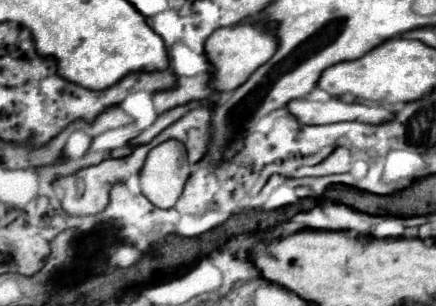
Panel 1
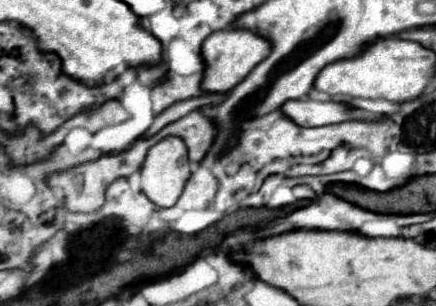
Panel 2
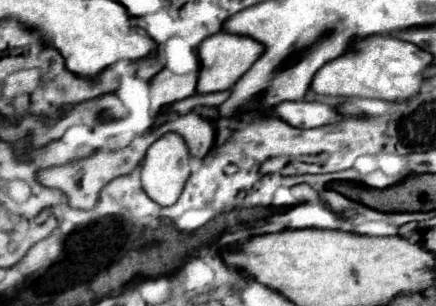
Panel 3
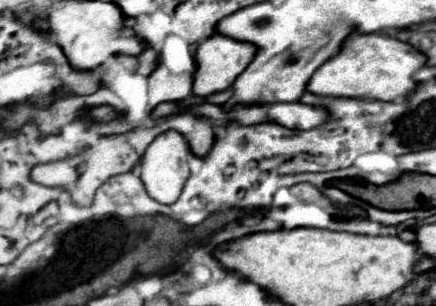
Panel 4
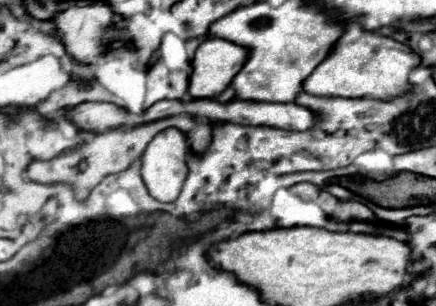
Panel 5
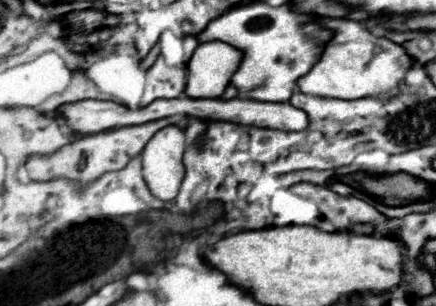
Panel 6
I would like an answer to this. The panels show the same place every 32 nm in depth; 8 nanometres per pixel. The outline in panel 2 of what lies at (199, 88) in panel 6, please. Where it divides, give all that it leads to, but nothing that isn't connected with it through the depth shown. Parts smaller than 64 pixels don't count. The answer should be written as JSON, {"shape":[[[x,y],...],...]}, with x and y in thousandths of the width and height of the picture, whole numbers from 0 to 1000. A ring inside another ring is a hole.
{"shape":[[[518,92],[482,111],[463,144],[463,190],[472,222],[459,288],[468,301],[528,301],[596,196],[606,196],[606,183],[615,183],[615,170],[619,144],[569,98]]]}

